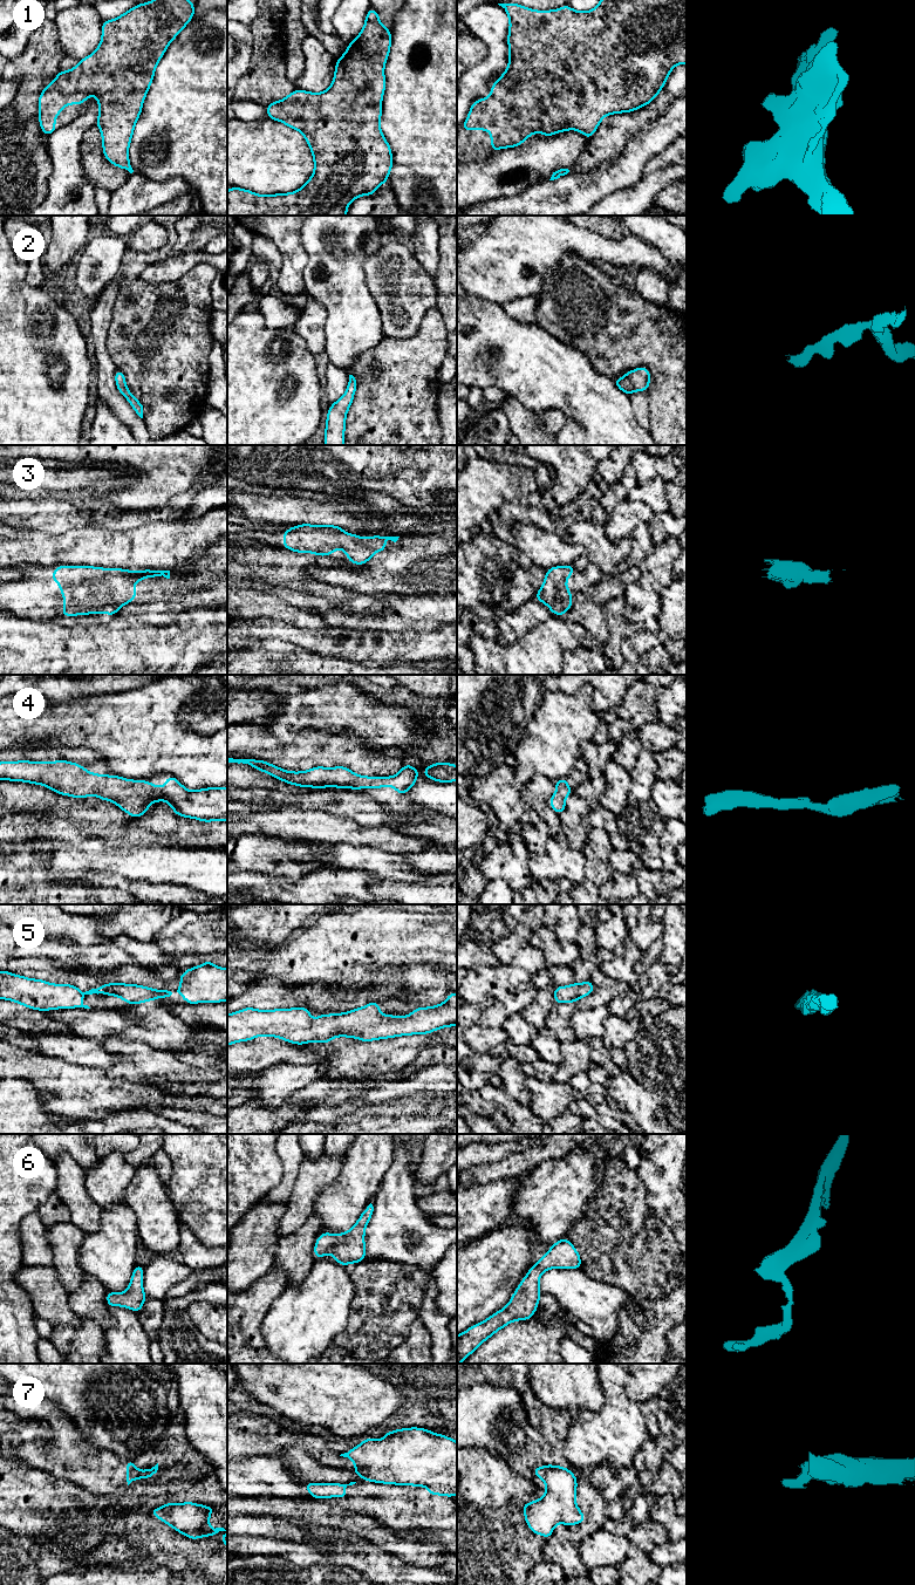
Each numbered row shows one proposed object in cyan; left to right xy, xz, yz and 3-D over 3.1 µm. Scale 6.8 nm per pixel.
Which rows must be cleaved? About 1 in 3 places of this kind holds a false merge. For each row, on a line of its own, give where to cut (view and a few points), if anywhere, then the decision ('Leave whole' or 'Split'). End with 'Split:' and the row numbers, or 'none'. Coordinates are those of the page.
1: No split. Leave whole
2: No split. Leave whole
3: No split. Leave whole
4: No split. Leave whole
5: No split. Leave whole
6: No split. Leave whole
7: No split. Leave whole
Split: none

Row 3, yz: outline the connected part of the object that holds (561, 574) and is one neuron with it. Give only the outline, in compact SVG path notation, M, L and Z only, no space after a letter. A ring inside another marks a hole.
M574 565L551 567L546 571L544 583L535 594L535 599L547 604L551 613L558 614L559 617L562 617L572 607L572 593L567 588L566 581L574 571Z

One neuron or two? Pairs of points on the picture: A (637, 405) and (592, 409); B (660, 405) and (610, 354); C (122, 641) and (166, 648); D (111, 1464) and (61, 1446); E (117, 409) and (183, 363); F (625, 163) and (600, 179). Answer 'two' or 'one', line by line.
A: two
B: one
C: one
D: one
E: two
F: one

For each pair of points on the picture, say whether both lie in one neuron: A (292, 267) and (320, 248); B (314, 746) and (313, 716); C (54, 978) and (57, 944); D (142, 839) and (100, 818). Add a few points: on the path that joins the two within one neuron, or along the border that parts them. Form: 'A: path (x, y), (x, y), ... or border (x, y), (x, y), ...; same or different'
A: border (301, 230), (301, 245), (307, 254), (304, 284); different
B: border (340, 735), (301, 729), (293, 742); different
C: border (27, 956), (50, 957), (54, 960); different
D: path (131, 837), (117, 831), (110, 824); same

